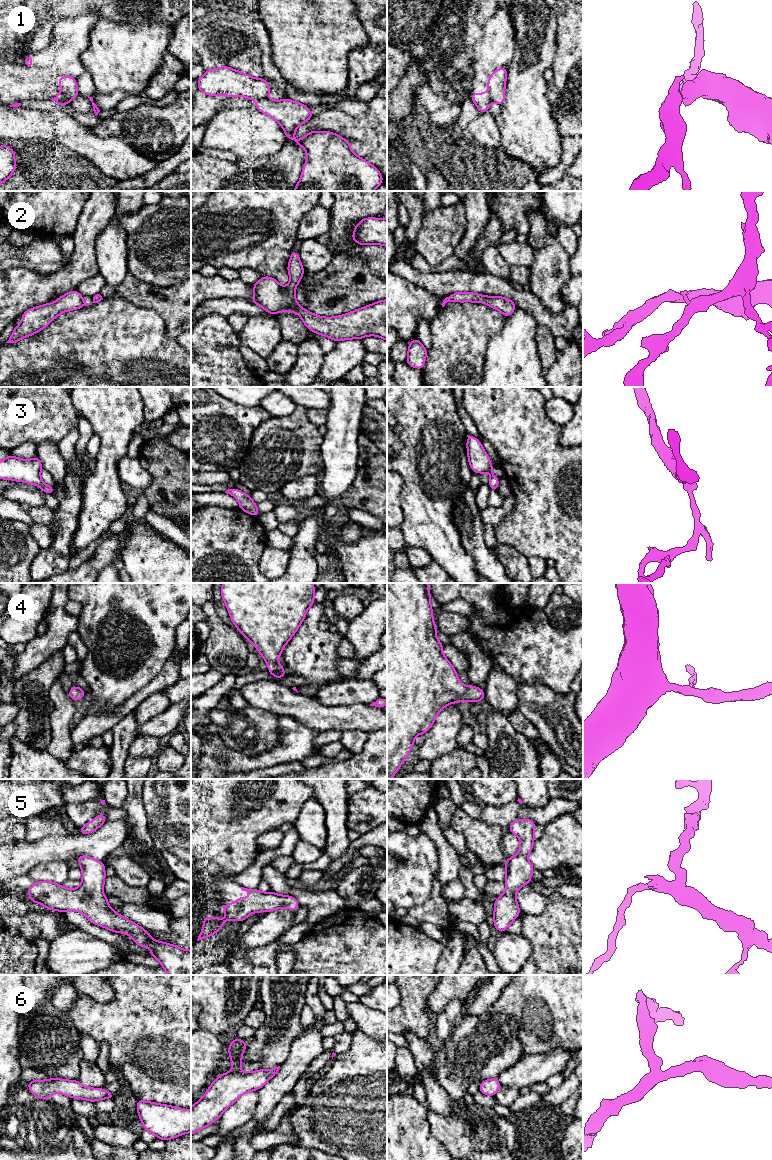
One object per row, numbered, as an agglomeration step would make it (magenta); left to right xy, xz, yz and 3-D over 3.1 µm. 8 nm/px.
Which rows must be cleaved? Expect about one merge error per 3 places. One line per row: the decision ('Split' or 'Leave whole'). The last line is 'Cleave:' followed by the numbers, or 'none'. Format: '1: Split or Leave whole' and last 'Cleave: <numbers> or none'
1: Split
2: Leave whole
3: Leave whole
4: Leave whole
5: Leave whole
6: Leave whole
Cleave: 1

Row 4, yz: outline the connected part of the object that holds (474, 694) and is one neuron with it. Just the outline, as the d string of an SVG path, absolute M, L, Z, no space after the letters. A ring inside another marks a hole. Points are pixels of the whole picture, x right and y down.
M387 583L387 779L391 779L399 770L401 764L407 758L414 745L414 738L419 734L425 734L433 725L438 713L449 704L464 702L480 702L485 698L485 691L477 686L463 685L457 676L457 671L450 661L443 655L443 644L436 636L437 626L433 621L431 595L428 583Z

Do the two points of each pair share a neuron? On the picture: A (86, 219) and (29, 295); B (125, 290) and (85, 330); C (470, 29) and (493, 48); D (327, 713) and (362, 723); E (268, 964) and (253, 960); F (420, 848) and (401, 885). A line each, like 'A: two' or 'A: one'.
A: one
B: two
C: two
D: one
E: one
F: one

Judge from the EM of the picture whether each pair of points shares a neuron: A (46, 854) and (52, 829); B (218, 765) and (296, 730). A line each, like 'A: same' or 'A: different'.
A: different
B: same

